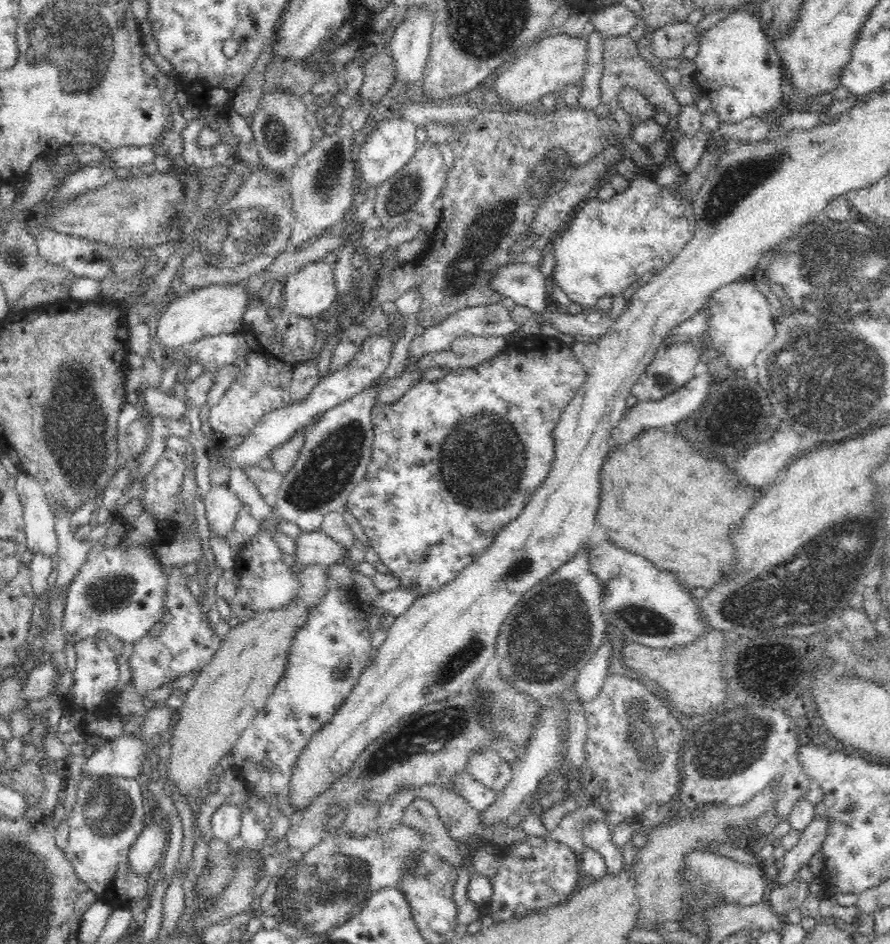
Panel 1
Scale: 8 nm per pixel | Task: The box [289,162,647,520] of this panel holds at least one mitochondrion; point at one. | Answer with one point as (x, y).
(484, 475)

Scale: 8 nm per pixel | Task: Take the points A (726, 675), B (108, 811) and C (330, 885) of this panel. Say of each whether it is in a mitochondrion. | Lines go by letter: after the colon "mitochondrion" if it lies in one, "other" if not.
A: other
B: mitochondrion
C: mitochondrion

